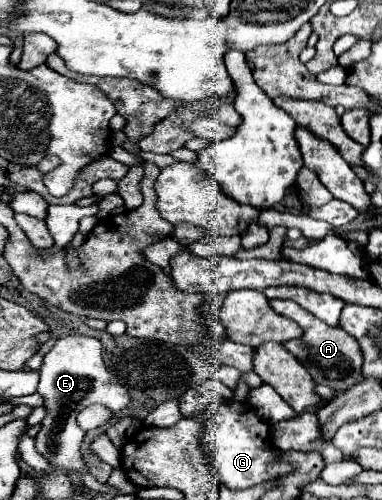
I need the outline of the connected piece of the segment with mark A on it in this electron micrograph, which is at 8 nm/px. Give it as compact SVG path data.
M271 300L269 304L273 306L273 310L283 314L285 318L297 322L299 328L303 330L301 338L283 342L283 346L309 370L311 378L317 384L347 390L359 382L361 354L359 354L359 346L355 344L355 338L351 338L345 330L341 330L337 326L327 326L325 322L319 322L319 318L315 318L313 314L309 314L307 310L303 310L299 304L295 304L291 300Z

